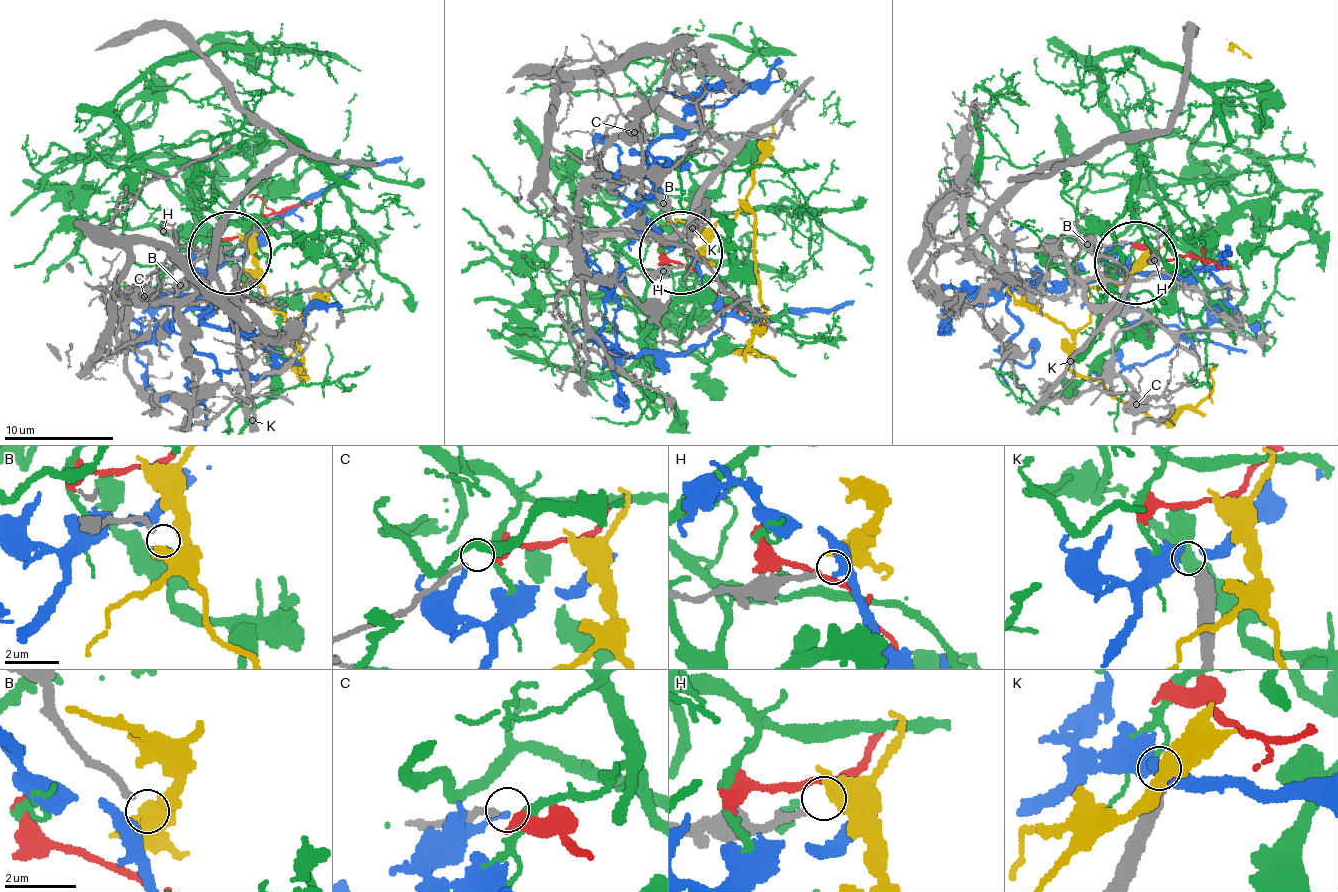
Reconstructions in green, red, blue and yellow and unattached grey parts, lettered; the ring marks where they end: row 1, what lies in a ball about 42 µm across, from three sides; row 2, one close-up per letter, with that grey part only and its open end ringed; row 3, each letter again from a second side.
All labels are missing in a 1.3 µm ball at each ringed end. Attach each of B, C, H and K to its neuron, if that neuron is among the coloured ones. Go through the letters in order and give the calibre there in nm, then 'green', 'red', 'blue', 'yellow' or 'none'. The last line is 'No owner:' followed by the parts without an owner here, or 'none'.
B: 200 nm | none
C: 180 nm | red
H: 200 nm | yellow
K: 420 nm | none
No owner: B, K

